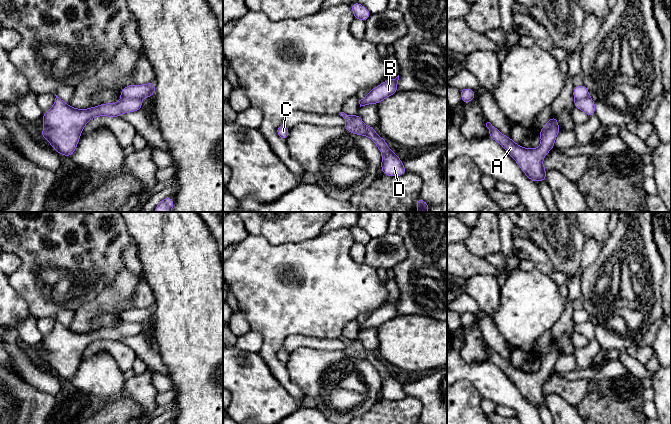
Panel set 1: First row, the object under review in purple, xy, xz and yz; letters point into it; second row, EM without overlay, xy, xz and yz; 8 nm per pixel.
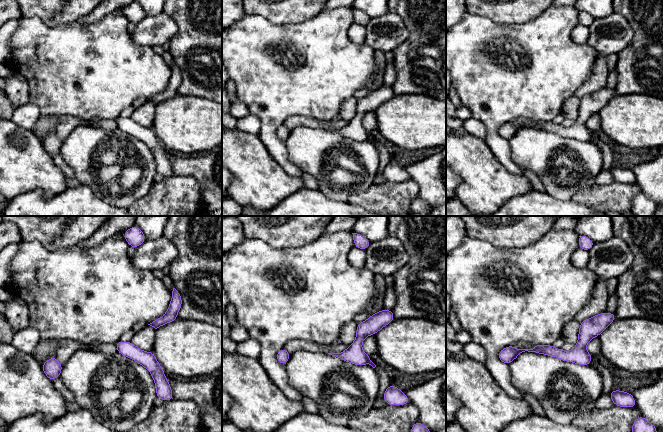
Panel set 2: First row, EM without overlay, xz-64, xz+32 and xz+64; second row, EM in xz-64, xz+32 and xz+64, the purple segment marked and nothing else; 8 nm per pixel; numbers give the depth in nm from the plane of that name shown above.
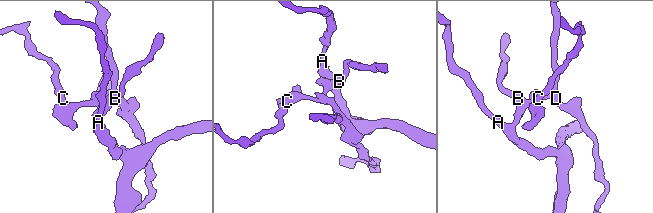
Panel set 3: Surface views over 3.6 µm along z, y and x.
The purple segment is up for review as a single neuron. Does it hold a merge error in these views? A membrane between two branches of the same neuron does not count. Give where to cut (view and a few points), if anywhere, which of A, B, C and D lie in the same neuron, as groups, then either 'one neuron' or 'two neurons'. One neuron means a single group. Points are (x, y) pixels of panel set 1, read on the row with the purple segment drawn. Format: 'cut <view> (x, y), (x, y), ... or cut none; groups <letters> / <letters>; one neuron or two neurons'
cut xy (121, 97), (139, 98), (141, 100); groups A B C / D; two neurons

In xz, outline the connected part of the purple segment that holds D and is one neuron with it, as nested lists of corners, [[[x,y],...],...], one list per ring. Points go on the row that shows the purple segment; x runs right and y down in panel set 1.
[[[364,125],[364,128],[365,136],[369,137],[381,151],[381,169],[383,174],[396,177],[407,173],[407,170],[403,167],[403,161],[389,149],[386,140],[375,132],[374,127]]]

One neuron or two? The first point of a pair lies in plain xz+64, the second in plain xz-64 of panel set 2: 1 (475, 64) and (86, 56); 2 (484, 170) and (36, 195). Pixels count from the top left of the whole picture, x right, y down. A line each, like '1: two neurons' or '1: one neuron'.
1: one neuron
2: two neurons

